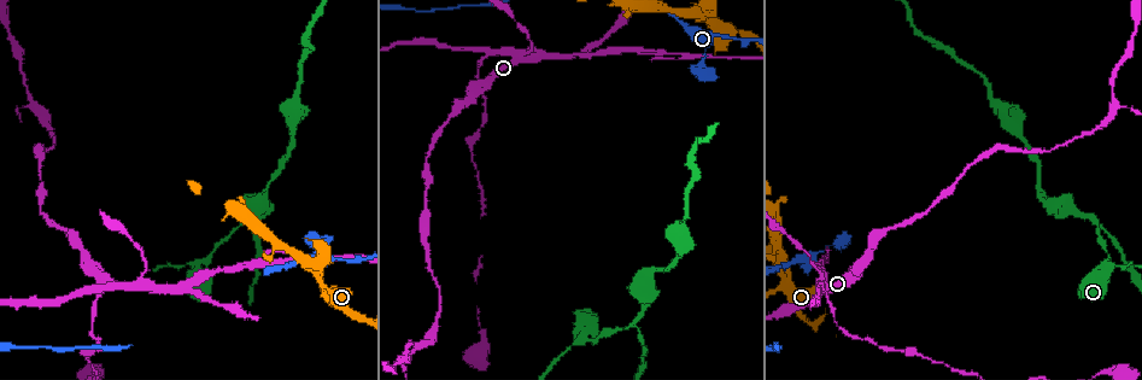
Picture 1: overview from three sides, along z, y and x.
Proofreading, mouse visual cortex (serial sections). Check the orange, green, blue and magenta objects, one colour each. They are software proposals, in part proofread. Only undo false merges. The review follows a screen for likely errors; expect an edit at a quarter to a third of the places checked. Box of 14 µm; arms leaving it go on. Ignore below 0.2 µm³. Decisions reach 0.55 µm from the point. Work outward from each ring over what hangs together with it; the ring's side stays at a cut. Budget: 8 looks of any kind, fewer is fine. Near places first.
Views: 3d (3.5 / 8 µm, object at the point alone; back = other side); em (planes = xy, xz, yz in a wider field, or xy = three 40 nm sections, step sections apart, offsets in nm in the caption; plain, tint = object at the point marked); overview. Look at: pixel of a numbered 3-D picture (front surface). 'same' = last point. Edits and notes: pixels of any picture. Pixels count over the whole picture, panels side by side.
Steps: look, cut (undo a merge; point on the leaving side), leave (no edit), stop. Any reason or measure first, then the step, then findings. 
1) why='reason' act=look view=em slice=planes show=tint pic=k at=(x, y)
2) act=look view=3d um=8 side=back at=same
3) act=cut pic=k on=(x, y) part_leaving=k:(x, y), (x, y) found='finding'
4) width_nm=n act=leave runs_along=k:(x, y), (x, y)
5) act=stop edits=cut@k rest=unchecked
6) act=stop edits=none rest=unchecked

why='three-way junction' act=look view=3d um=8 pic=1 at=(198, 264)

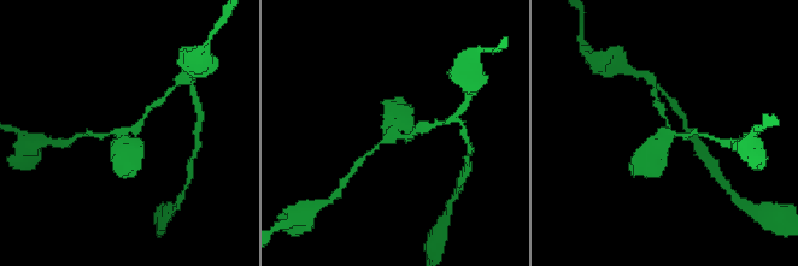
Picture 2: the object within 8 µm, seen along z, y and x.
act=look view=em slice=xy step=2 show=tint pic=2 at=(125, 129)

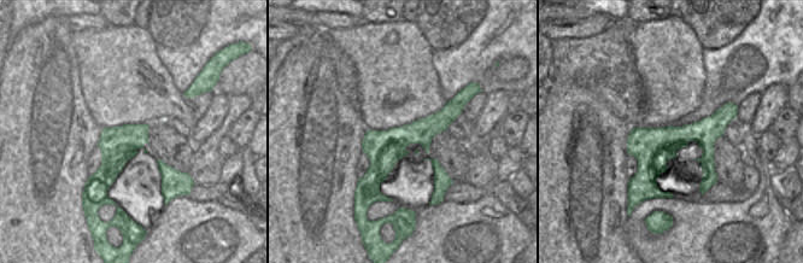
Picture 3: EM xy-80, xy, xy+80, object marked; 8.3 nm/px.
arm_widths_nm=150,150,400 act=leave runs_along=2:(123, 157), (123, 131), (136, 126), (146, 110) found='one cell here'

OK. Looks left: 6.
why='arms part here' act=look view=3d um=3.5 pic=1 at=(1092, 220)

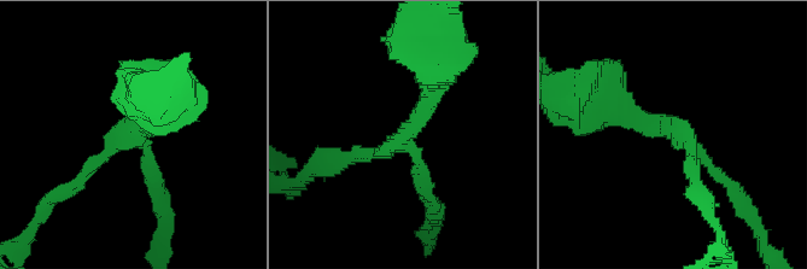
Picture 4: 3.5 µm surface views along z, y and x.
arms=3 arm_widths_nm=150,200,250 why='shape alone is not enough' act=look view=em slice=xy step=1 show=tint pic=4 at=(681, 135)

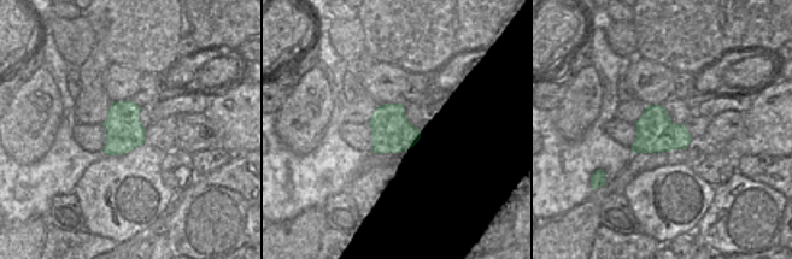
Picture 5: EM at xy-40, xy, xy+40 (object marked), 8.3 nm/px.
width_nm=340 act=leave runs_along=4:(338, 164), (393, 146), (433, 81) found='one cell here'

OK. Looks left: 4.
why='small branch off a trunk' act=look view=3d um=3.5 pic=1 at=(320, 289)

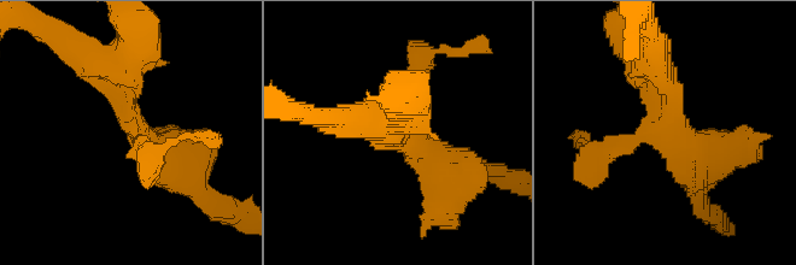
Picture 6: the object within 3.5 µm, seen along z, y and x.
arms=3 arm_widths_nm=200,300,500 act=look view=em slice=xy step=5 show=tint pic=6 at=(135, 134)

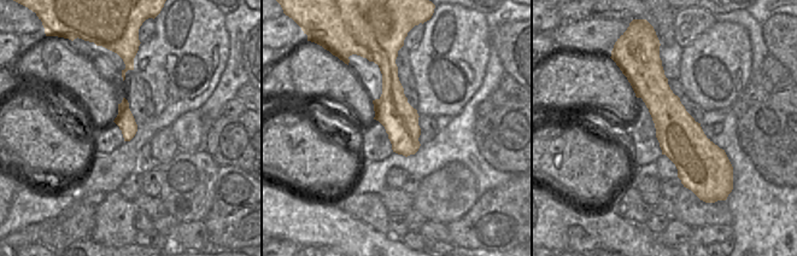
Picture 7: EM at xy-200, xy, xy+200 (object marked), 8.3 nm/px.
act=look view=em slice=xy step=3 show=tint at=same

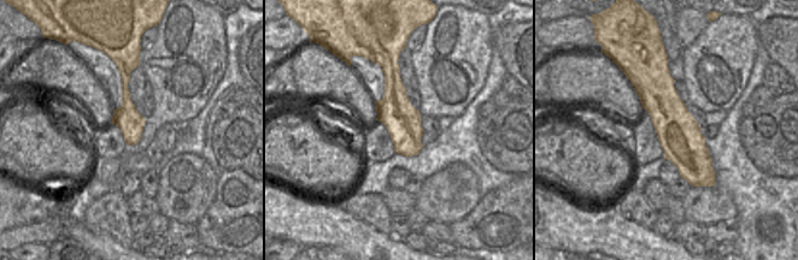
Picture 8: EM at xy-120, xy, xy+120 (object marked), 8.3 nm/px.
act=leave runs_along=6:(442, 166), (405, 139), (420, 71) found='continuous, no second cell'

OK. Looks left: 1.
act=stop edits=none rest=unchecked

